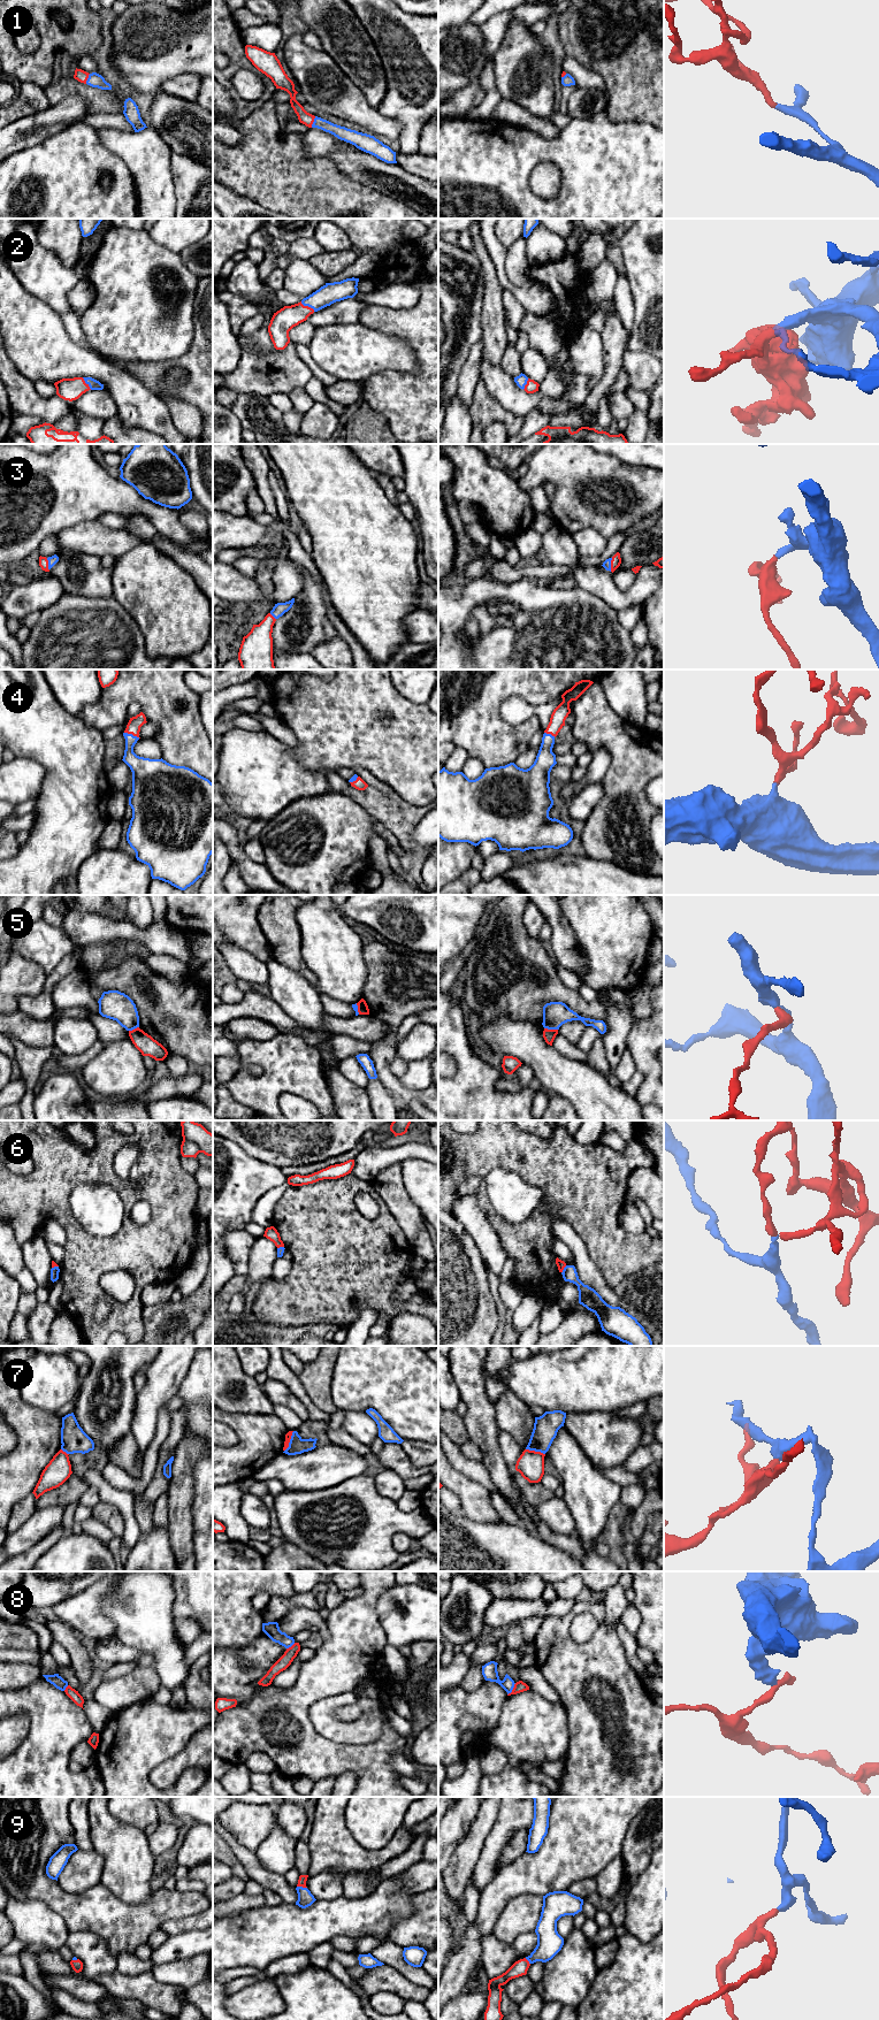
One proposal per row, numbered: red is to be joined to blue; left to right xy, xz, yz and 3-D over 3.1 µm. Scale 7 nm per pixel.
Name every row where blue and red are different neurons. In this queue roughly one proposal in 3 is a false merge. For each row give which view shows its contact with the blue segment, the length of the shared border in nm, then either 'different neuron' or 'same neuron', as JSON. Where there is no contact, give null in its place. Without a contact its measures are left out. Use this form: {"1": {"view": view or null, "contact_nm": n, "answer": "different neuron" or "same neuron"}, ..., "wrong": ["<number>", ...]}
{"1": {"view": "xz", "contact_nm": 90, "answer": "same neuron"}, "2": {"view": "xz", "contact_nm": 120, "answer": "same neuron"}, "3": {"view": "yz", "contact_nm": 100, "answer": "same neuron"}, "4": {"view": "xy", "contact_nm": 120, "answer": "same neuron"}, "5": {"view": "yz", "contact_nm": 100, "answer": "different neuron"}, "6": {"view": "yz", "contact_nm": 70, "answer": "different neuron"}, "7": {"view": "xz", "contact_nm": 160, "answer": "different neuron"}, "8": {"view": "yz", "contact_nm": 110, "answer": "different neuron"}, "9": {"view": "xz", "contact_nm": 70, "answer": "same neuron"}, "wrong": ["5", "6", "7", "8"]}

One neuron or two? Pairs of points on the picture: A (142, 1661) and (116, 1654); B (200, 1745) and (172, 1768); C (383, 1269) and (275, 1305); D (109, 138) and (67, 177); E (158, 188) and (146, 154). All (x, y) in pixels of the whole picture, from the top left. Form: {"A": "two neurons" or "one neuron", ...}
{"A": "one neuron", "B": "one neuron", "C": "one neuron", "D": "two neurons", "E": "one neuron"}

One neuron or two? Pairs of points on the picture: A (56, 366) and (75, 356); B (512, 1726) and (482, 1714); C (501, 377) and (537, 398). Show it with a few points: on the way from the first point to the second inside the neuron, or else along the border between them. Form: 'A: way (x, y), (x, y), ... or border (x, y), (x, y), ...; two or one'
A: way (61, 361), (70, 360); one
B: border (507, 1696), (496, 1726), (487, 1734), (479, 1734); two
C: way (509, 387), (520, 398), (528, 398); one

